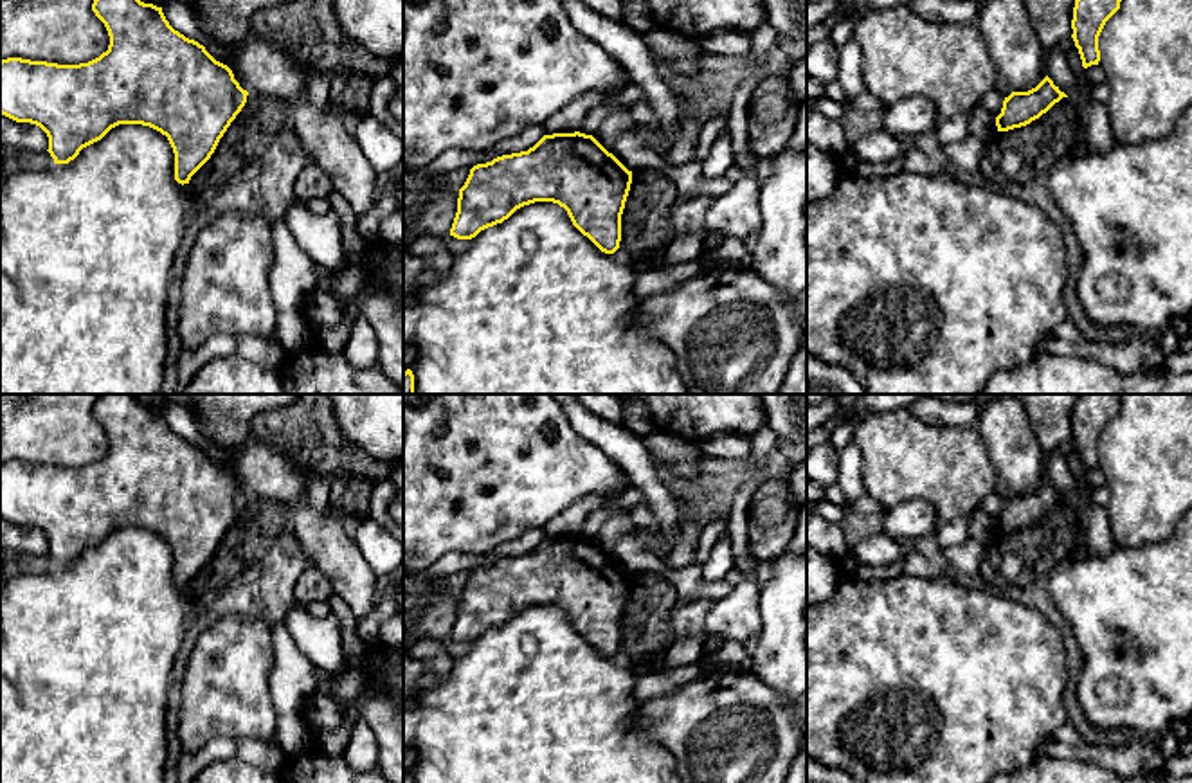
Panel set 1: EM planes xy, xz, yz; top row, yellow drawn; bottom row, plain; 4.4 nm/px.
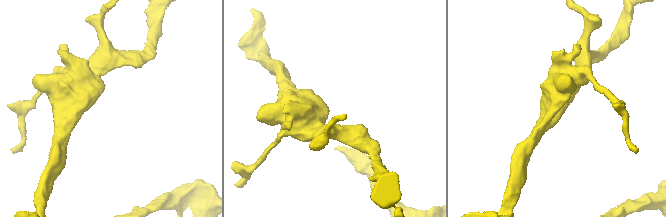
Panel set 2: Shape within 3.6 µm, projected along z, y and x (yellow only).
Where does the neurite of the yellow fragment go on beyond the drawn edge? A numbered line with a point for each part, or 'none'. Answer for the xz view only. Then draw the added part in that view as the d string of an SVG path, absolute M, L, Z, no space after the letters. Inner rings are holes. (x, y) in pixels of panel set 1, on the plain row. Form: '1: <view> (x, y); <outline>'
none

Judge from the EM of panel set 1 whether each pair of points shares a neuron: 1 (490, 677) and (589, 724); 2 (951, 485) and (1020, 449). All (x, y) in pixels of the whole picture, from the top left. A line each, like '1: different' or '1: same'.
1: same
2: different

